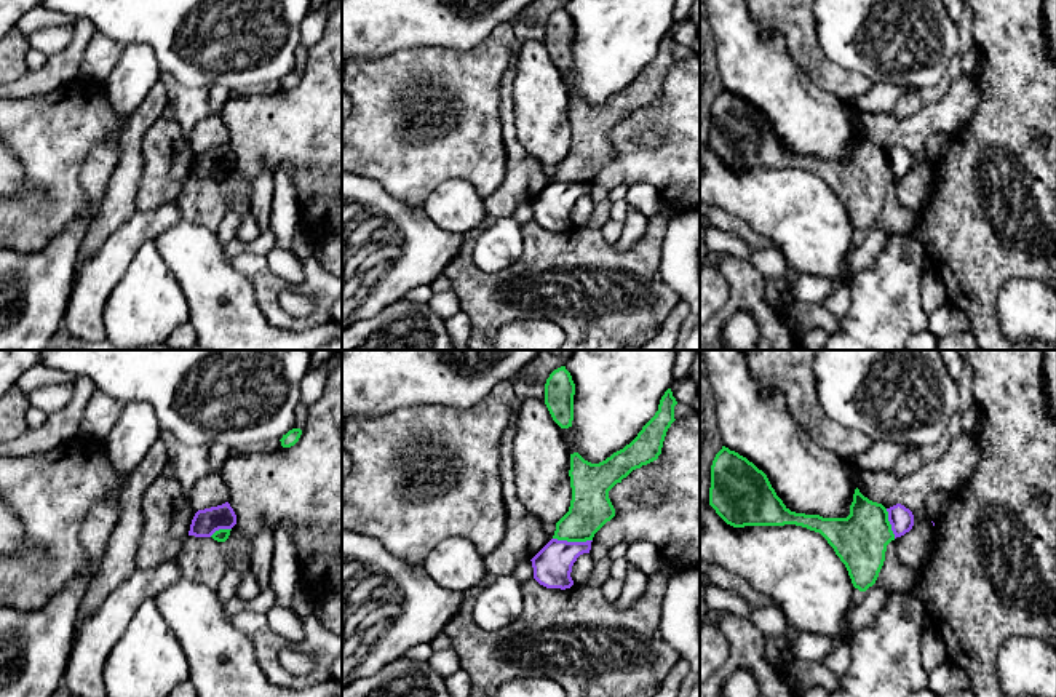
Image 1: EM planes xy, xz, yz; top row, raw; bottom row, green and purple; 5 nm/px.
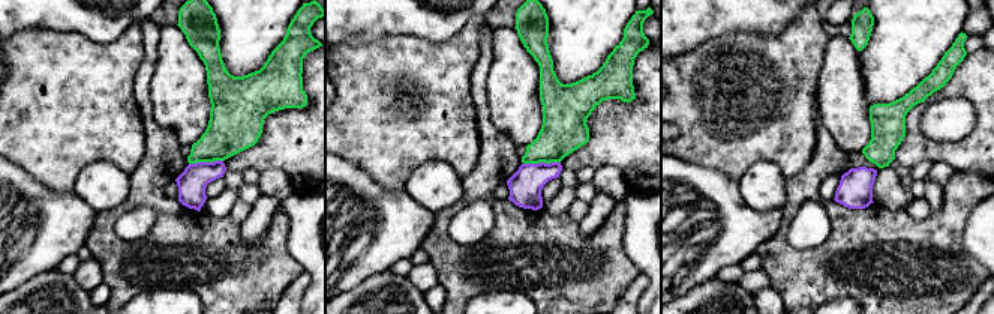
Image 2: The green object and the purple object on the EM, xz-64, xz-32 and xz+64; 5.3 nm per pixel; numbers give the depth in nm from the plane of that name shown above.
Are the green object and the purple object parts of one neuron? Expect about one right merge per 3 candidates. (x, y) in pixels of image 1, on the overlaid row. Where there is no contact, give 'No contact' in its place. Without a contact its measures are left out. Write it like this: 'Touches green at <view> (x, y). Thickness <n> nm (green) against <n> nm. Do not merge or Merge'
Touches green at xz (572, 541). Thickness 220 nm (green) against 190 nm. Do not merge

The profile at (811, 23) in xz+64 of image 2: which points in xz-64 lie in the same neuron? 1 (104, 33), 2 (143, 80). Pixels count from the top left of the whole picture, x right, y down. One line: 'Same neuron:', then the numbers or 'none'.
Same neuron: none

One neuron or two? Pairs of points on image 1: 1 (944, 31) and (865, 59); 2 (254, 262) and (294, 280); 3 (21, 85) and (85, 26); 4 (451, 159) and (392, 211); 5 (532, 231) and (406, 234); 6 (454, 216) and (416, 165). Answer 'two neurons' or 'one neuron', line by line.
1: one neuron
2: two neurons
3: one neuron
4: two neurons
5: two neurons
6: two neurons

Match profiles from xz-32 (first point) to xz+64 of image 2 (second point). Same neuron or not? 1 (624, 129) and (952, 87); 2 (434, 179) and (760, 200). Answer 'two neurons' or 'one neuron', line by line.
1: one neuron
2: one neuron

